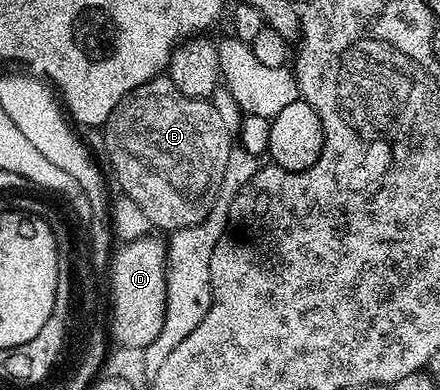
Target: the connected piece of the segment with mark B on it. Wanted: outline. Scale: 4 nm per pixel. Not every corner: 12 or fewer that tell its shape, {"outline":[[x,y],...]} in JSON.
{"outline":[[166,75],[113,106],[103,148],[148,225],[198,224],[227,159],[210,99]]}

